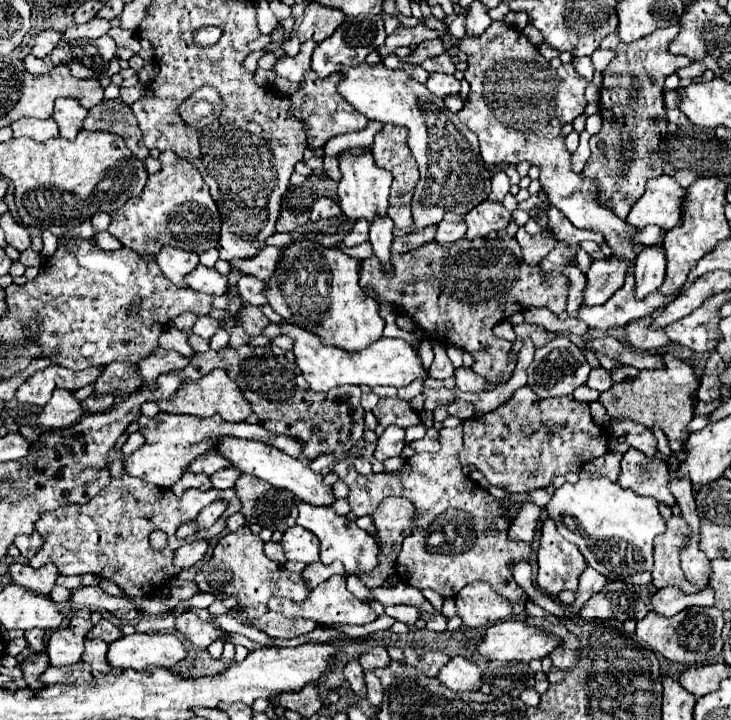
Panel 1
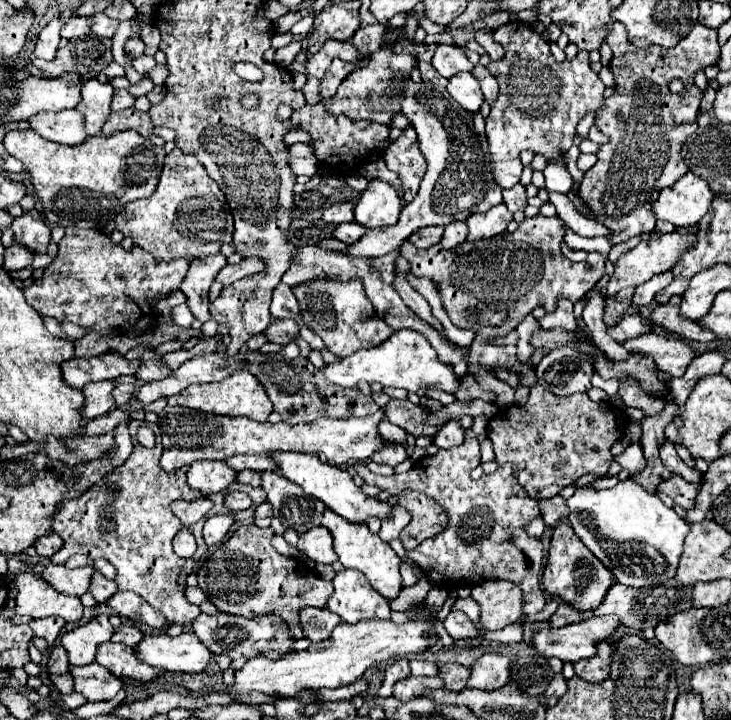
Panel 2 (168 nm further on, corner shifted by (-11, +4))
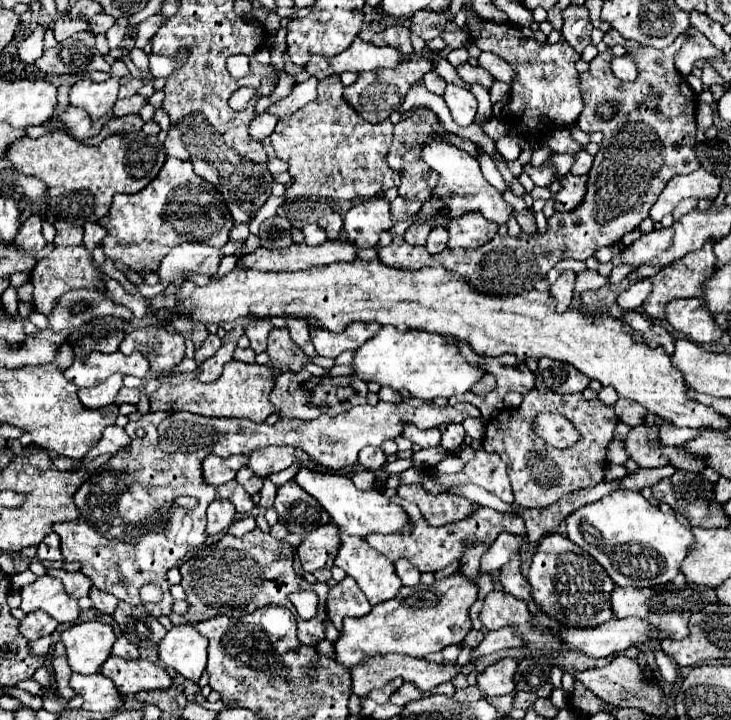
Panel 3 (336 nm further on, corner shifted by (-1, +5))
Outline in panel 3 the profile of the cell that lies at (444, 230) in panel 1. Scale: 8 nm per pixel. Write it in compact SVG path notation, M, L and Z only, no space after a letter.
M435 226L427 238L427 250L429 254L439 254L447 248L449 242L449 232L445 226Z

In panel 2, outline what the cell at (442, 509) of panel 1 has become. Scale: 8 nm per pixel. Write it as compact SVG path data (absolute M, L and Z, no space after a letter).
M467 429L463 445L441 449L437 455L421 459L415 469L407 473L383 477L371 473L365 463L359 463L354 468L367 485L377 485L391 495L397 495L405 489L421 491L445 507L451 517L447 529L433 539L425 539L413 551L407 551L407 557L423 567L425 575L435 581L437 587L455 591L459 587L475 585L483 579L507 579L519 585L523 591L523 613L533 615L547 603L539 585L543 545L539 539L529 537L523 527L539 515L539 503L525 495L509 463L505 463L494 473L484 474L479 481L473 481L469 473L479 465L479 461L479 441L475 433Z

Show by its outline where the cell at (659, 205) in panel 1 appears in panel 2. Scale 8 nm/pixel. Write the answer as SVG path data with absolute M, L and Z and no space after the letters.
M689 171L673 187L667 187L661 191L653 211L657 219L669 221L677 229L681 229L703 219L703 215L711 207L713 197L715 193L711 185L707 185L705 179Z

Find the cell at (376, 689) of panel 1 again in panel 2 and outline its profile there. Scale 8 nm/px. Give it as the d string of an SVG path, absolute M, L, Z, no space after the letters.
M407 677L407 679L395 683L393 695L401 701L407 701L407 699L419 697L431 689L445 689L445 683L439 677Z

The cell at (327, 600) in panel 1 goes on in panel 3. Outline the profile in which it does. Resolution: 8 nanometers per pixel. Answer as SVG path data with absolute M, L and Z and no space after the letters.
M345 576L337 586L329 590L327 596L327 614L333 626L339 630L345 616L365 616L369 614L371 604L351 576Z

